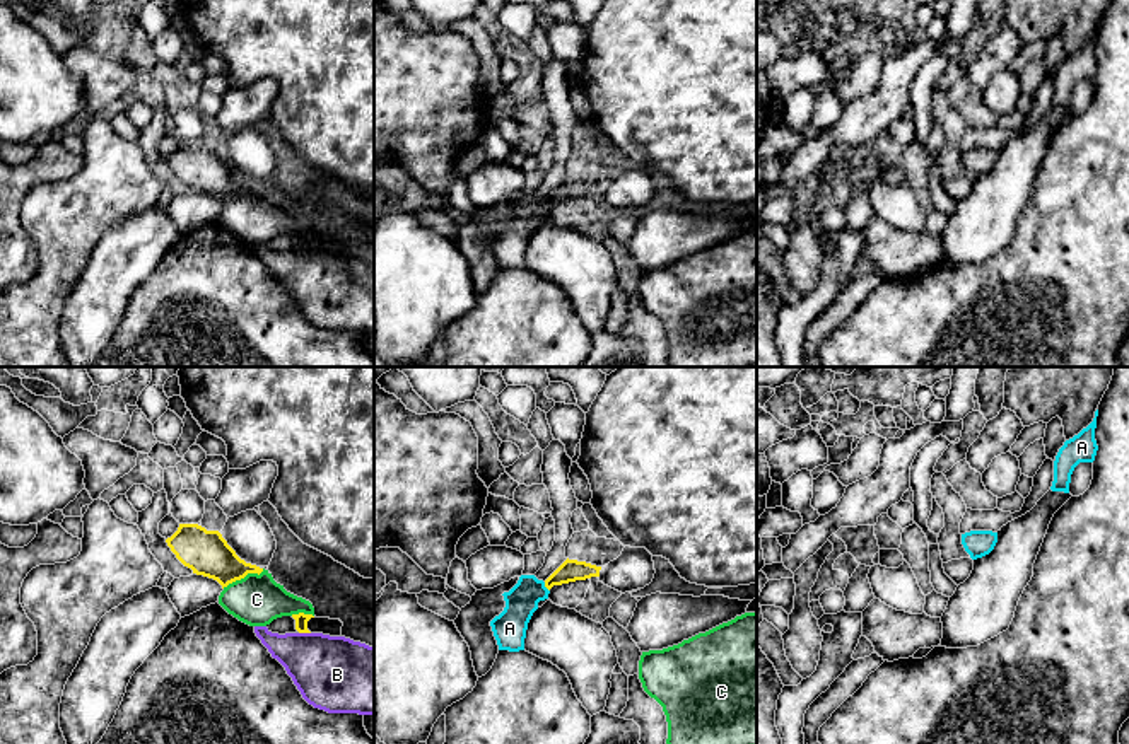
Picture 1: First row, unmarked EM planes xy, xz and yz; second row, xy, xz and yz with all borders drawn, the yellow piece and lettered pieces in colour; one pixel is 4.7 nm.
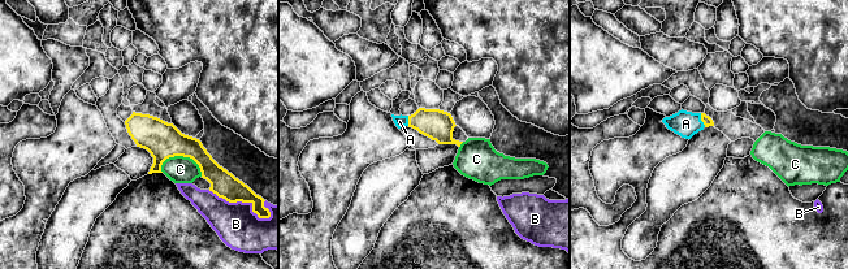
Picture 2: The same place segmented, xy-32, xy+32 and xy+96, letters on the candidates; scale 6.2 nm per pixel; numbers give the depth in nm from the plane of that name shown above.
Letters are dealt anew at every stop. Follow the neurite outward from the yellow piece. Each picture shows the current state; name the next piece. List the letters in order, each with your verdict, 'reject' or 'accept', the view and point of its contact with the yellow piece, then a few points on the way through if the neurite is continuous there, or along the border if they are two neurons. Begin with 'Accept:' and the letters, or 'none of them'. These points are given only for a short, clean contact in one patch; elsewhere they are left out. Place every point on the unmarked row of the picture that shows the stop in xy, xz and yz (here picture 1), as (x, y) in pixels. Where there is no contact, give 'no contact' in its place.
Accept: A
A: accept; meets yellow in xz at (545, 203); runs through xz (571, 188), (545, 203), (532, 209), (521, 219)
B: reject; meets yellow in xy at (304, 249)
C: reject; meets yellow in xy at (243, 195)

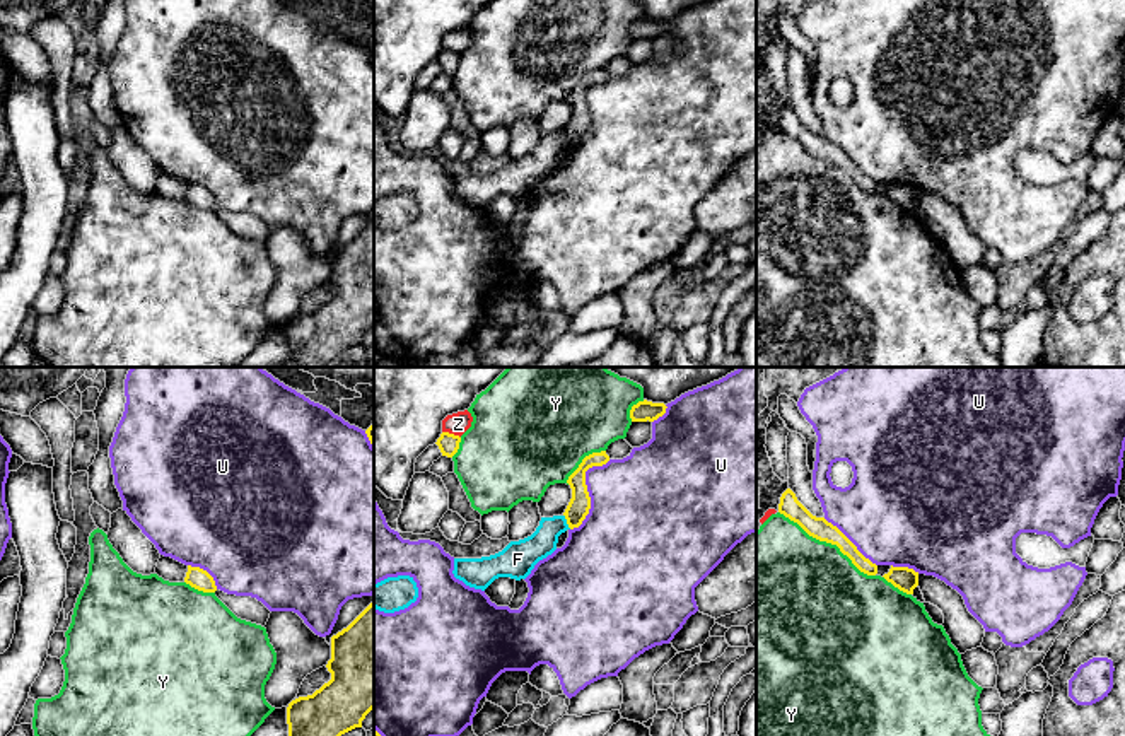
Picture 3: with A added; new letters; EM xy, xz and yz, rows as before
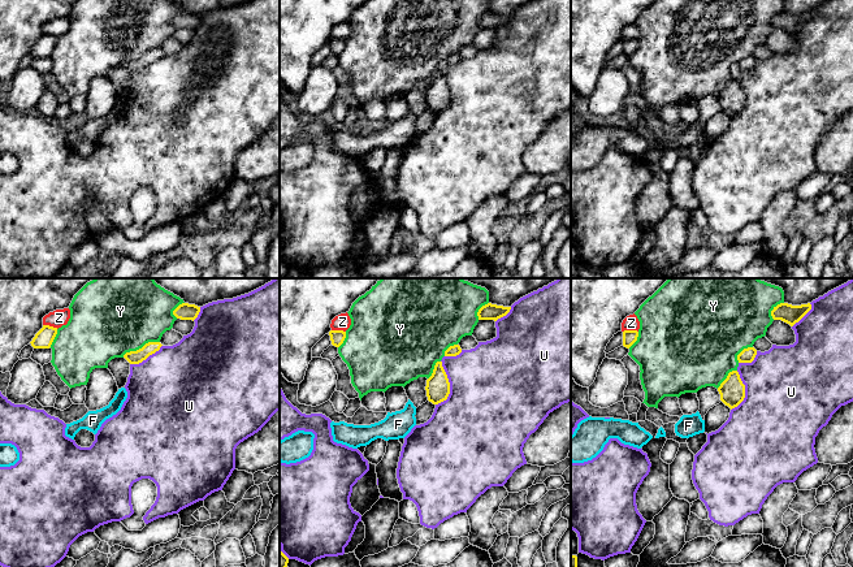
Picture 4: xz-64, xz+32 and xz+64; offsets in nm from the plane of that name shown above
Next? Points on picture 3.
Accept: none of them
F: reject; meets yellow in xz at (567, 139)
U: reject; meets yellow in xz at (586, 108)
Y: reject; meets yellow in yz at (827, 159)
Z: reject; meets yellow in xz at (451, 52)

